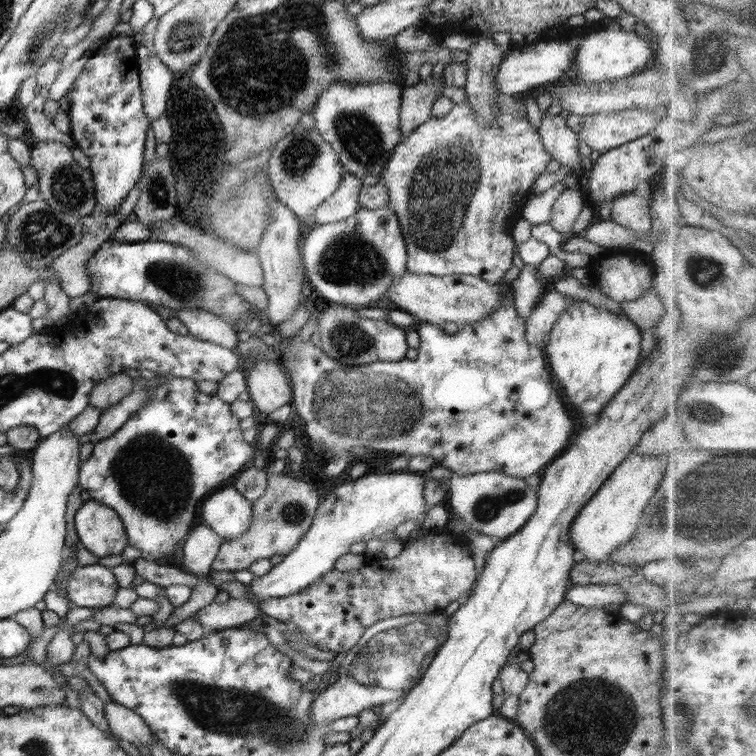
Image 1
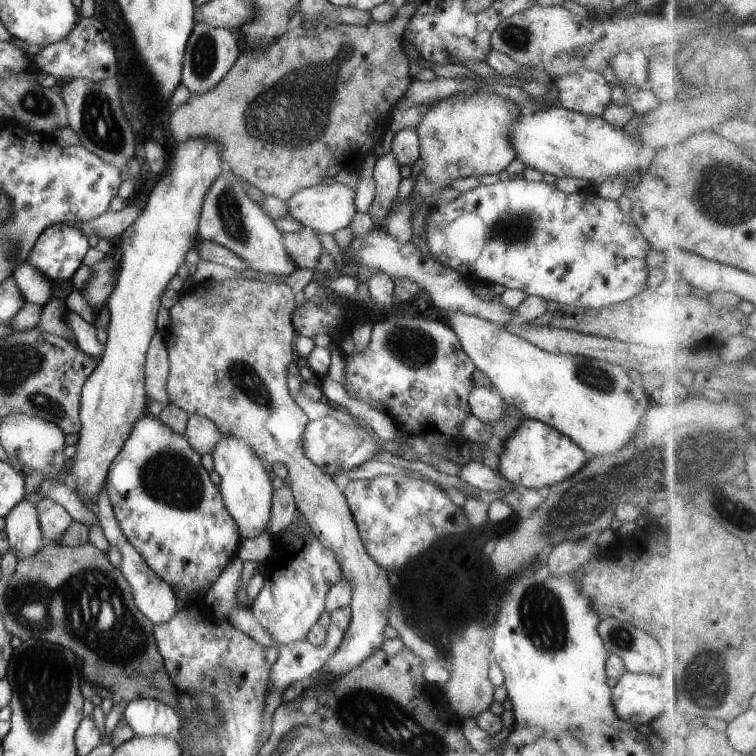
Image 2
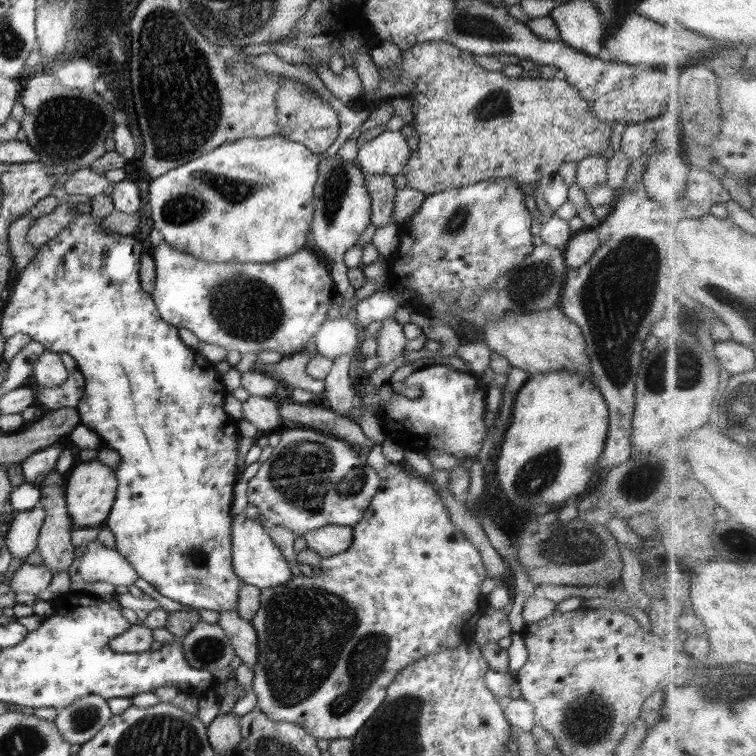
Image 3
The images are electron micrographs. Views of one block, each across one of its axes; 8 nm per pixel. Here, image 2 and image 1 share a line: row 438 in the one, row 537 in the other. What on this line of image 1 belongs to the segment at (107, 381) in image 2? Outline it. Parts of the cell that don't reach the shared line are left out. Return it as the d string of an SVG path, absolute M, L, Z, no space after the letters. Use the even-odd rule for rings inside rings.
M92 499L82 504L74 517L78 540L99 559L118 555L130 546L120 516Z

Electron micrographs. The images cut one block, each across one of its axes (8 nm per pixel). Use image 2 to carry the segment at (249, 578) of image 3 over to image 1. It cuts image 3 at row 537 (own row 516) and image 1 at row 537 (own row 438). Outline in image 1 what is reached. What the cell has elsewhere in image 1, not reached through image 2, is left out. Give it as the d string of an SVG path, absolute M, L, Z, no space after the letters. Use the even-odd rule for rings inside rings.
M230 484L204 500L198 517L223 540L236 540L252 527L252 503Z

